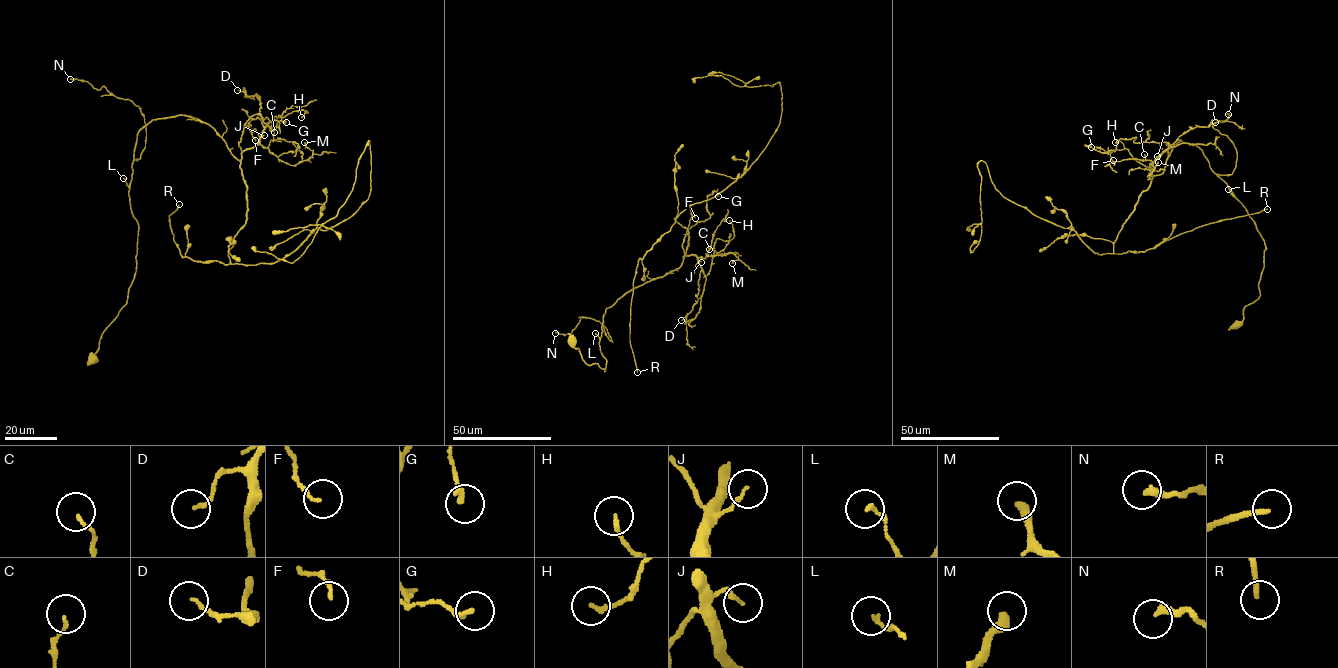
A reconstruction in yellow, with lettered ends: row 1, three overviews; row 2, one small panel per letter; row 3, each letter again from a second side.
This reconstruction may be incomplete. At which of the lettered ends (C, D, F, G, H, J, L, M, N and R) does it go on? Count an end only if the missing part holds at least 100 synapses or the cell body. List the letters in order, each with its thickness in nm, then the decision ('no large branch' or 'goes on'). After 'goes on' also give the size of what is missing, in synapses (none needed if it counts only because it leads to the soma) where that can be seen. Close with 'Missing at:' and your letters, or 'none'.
C: 100 nm thick; no large branch
D: 120 nm thick; no large branch
F: 140 nm thick; no large branch
G: 190 nm thick; no large branch
H: 160 nm thick; no large branch
J: 130 nm thick; no large branch
L: 150 nm thick; no large branch
M: 380 nm thick; no large branch
N: 280 nm thick; no large branch
R: 170 nm thick; goes on; about 110 synapses
Missing at: R

